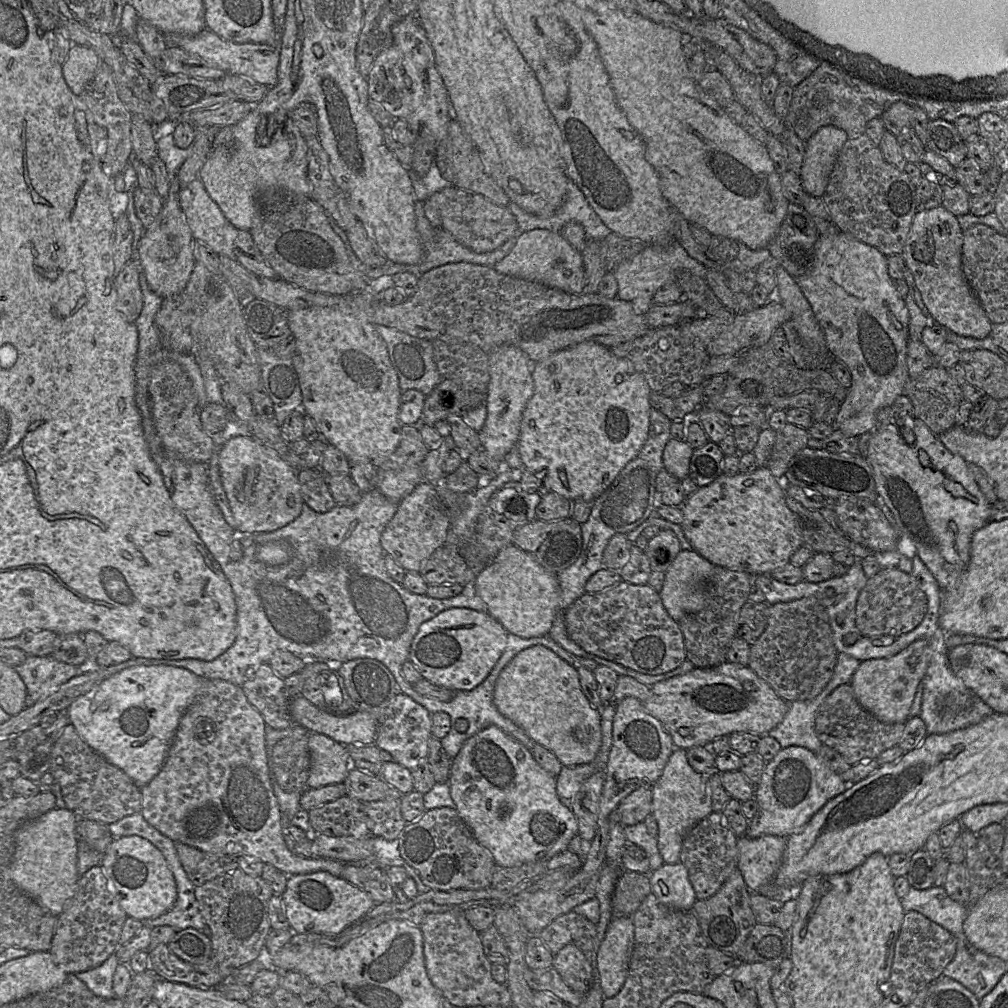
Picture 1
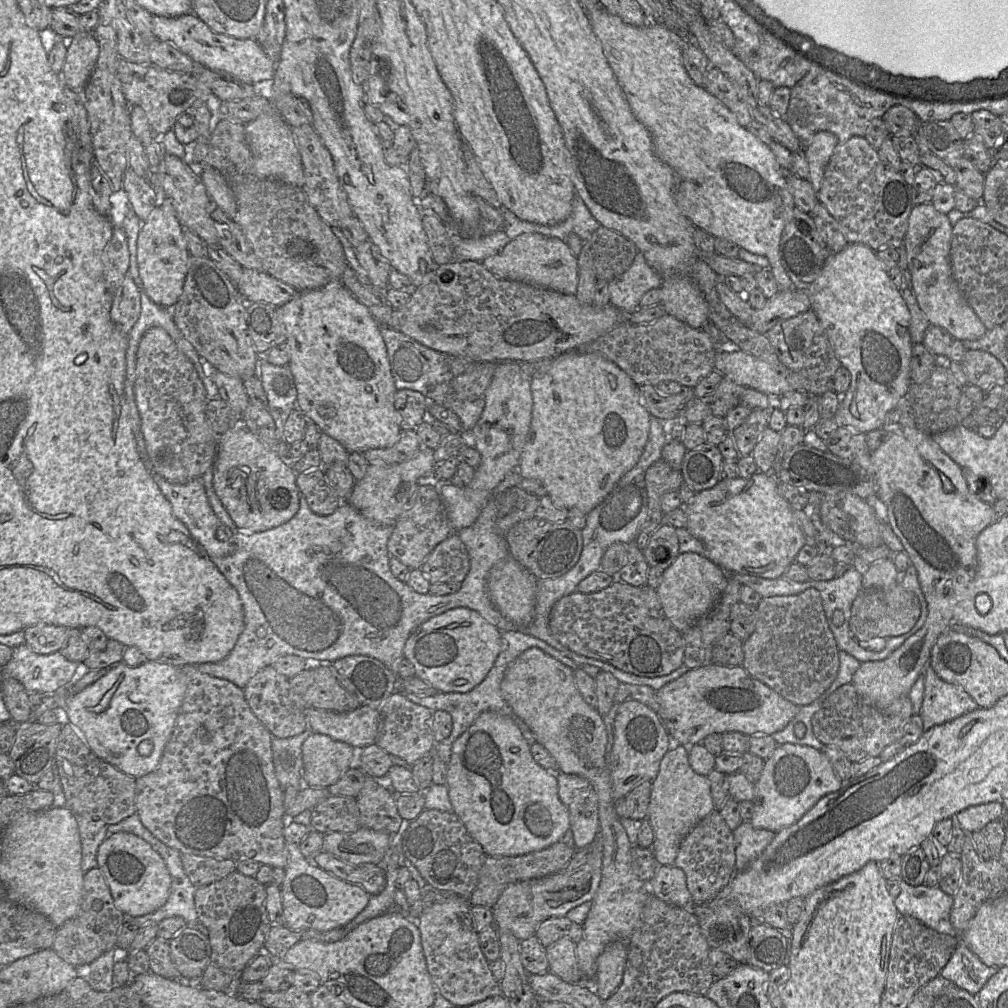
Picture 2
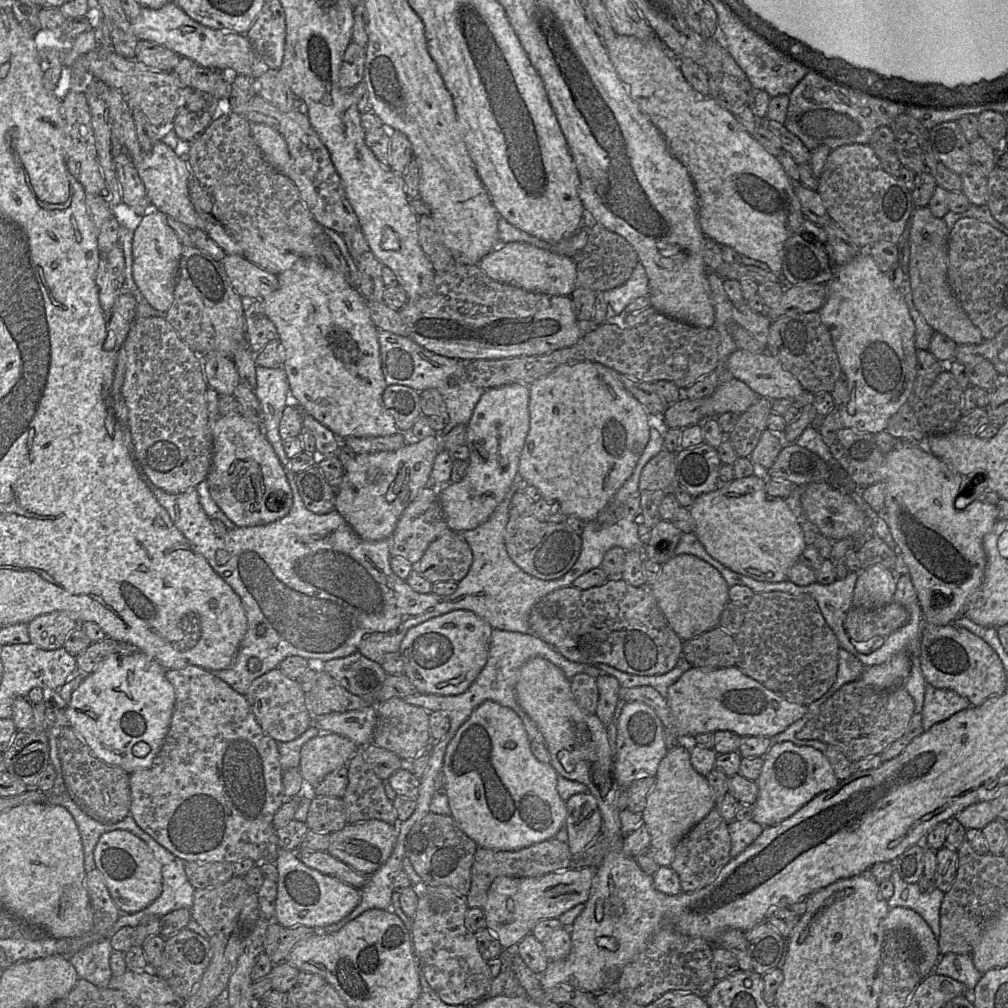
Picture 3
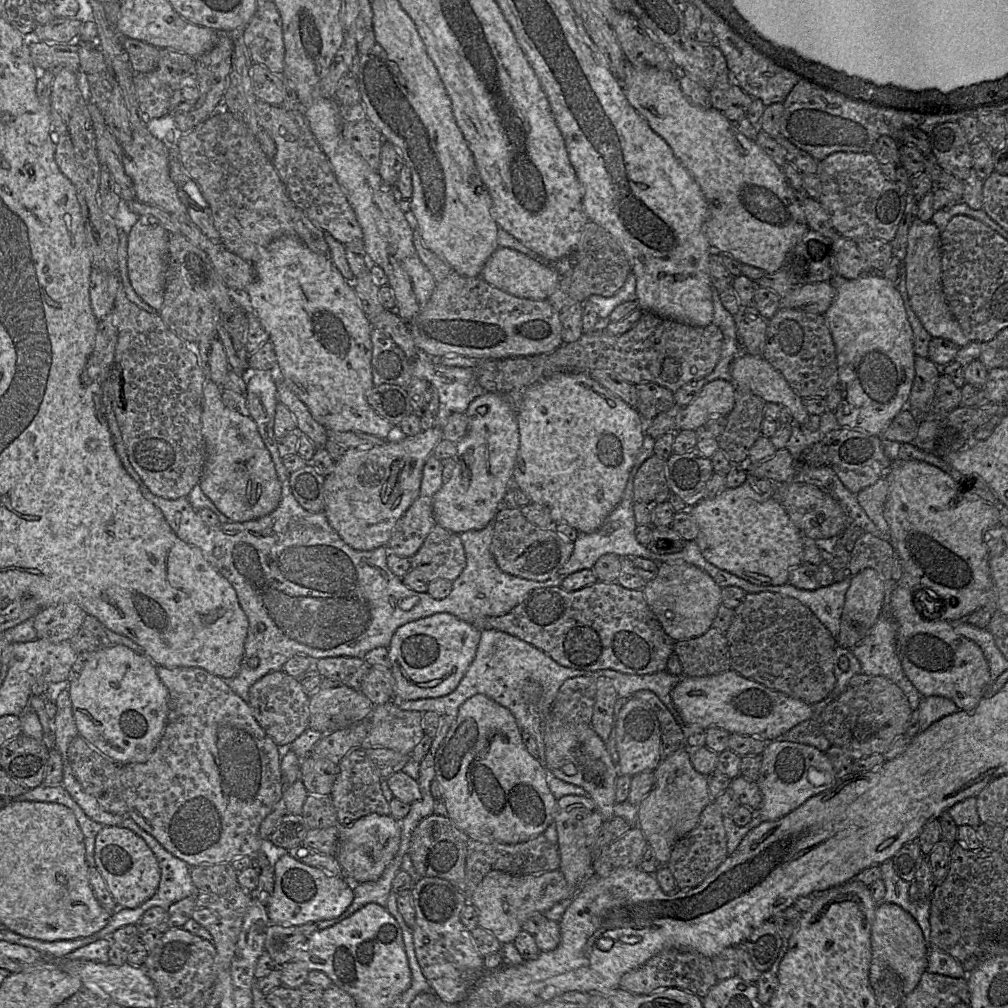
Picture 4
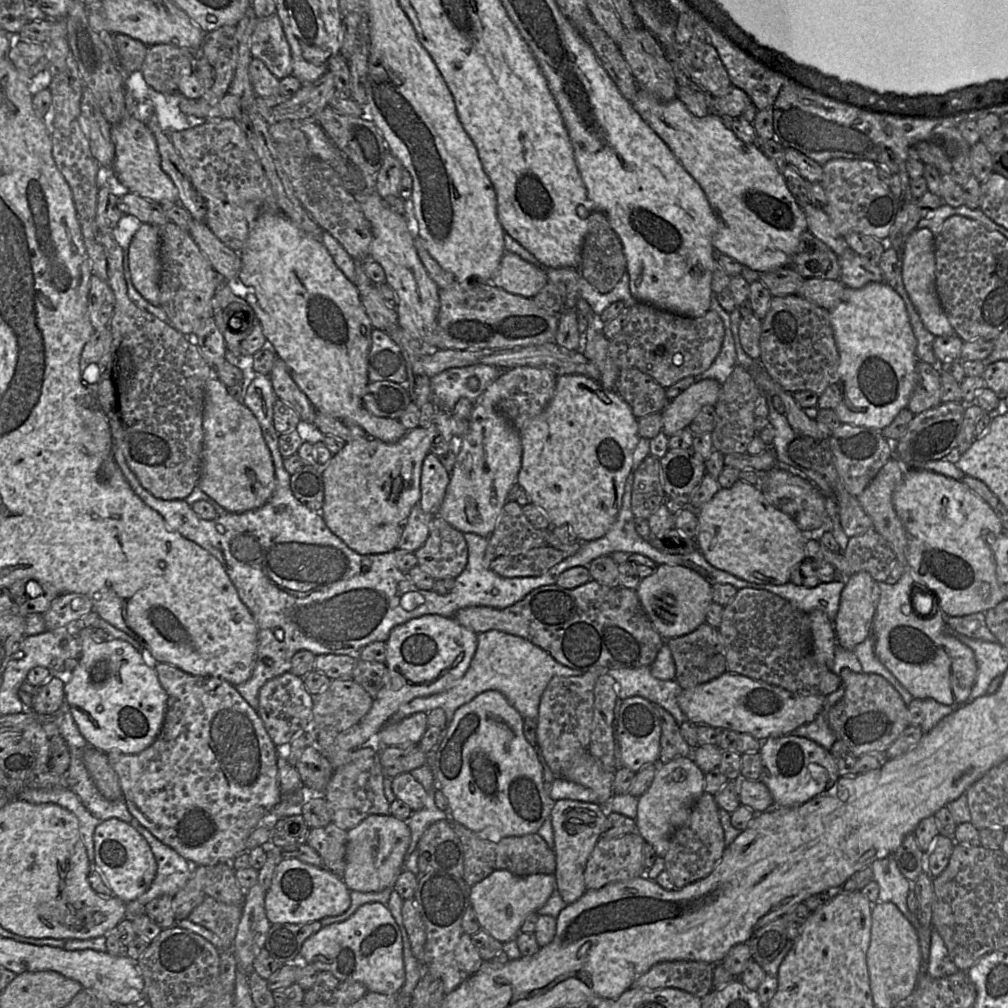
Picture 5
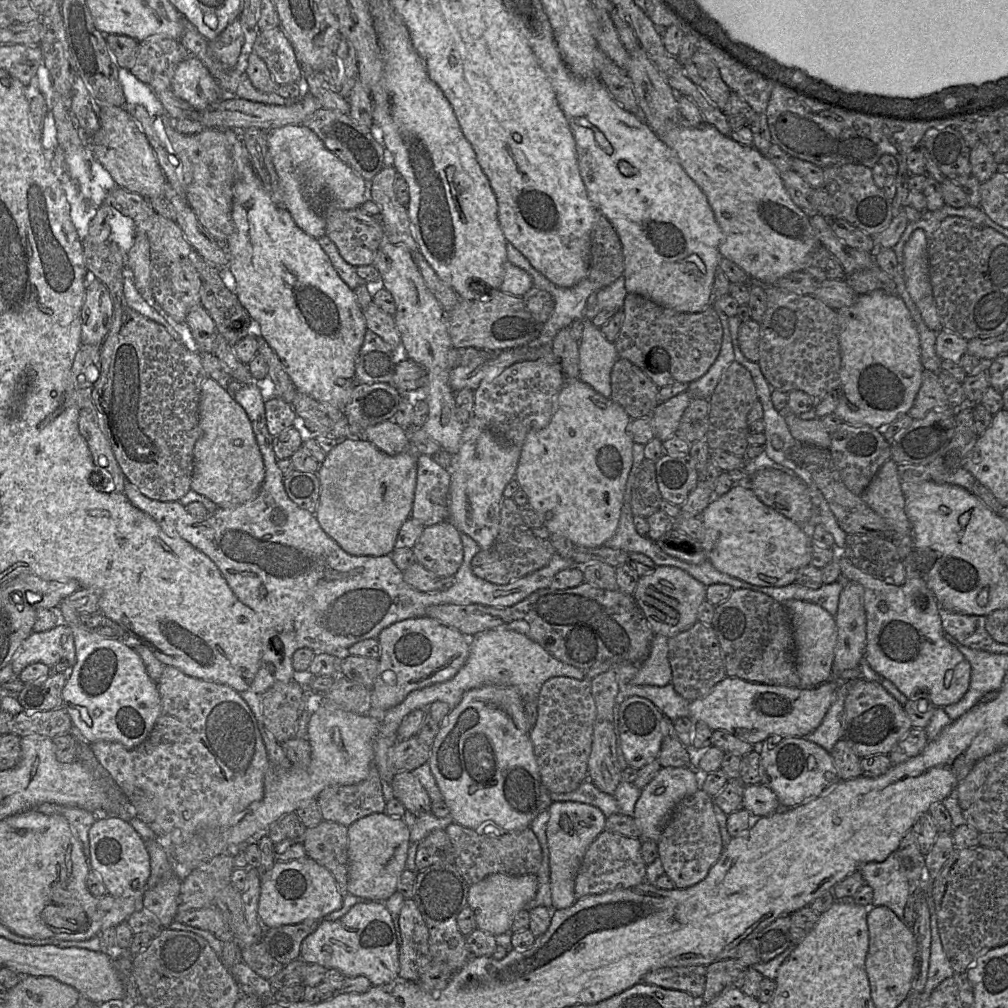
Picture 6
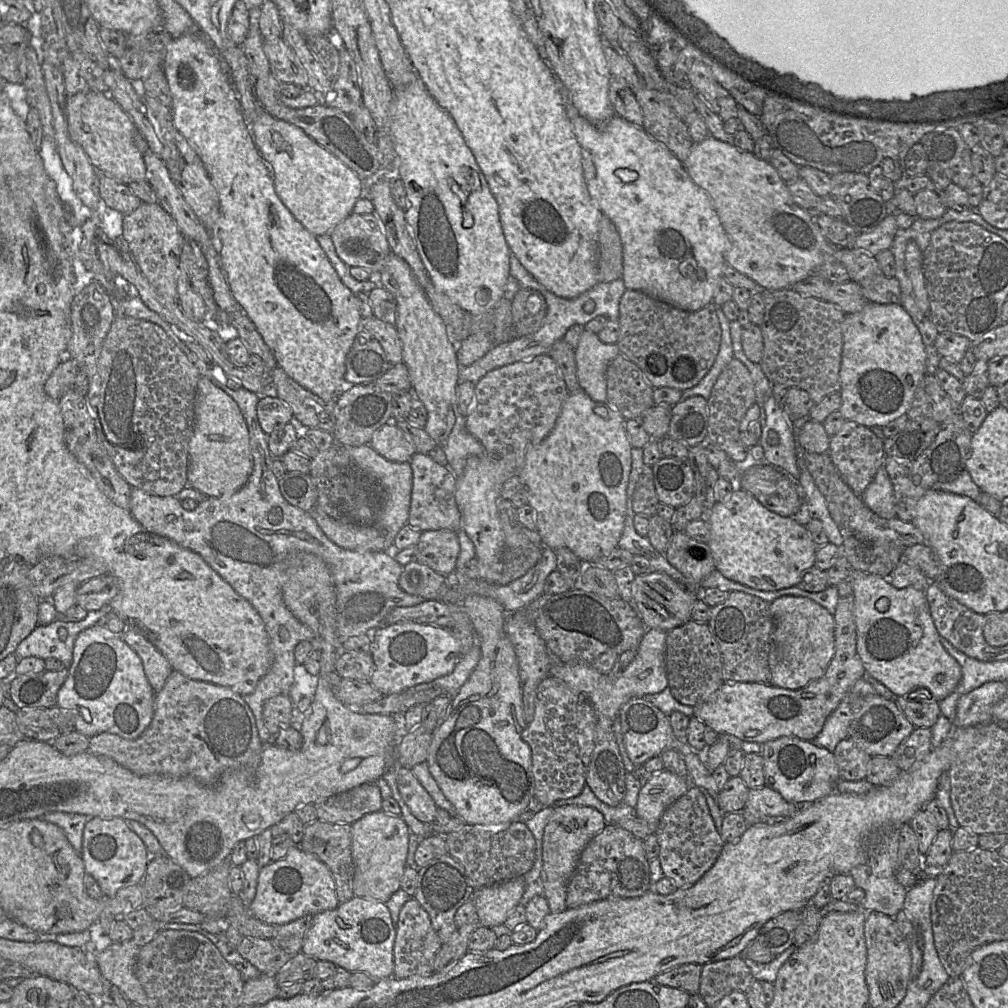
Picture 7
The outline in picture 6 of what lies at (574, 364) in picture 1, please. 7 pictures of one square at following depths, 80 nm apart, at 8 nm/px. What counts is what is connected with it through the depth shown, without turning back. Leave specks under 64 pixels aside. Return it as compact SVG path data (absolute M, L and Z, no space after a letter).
M564 377L563 386L557 396L556 408L549 423L544 428L531 431L526 436L520 449L520 458L515 472L515 480L518 482L520 489L526 494L528 504L530 504L538 514L543 527L545 527L550 534L563 536L569 539L573 545L587 548L604 546L604 543L615 534L623 505L625 485L632 467L632 447L634 443L628 432L628 424L630 420L631 418L627 415L624 409L610 398L600 395L579 378Z

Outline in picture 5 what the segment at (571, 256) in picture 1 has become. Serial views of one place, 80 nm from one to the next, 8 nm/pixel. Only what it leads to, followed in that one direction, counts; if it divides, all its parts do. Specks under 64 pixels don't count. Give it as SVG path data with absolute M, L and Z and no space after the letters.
M505 252L495 276L486 284L532 299L547 283L547 275L541 268L514 253Z

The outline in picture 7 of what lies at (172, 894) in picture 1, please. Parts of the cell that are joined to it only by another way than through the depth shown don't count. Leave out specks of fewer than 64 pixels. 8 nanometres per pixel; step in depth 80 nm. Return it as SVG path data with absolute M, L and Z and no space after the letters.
M90 817L83 830L80 855L86 873L97 881L103 896L108 897L114 897L123 888L141 884L150 860L143 841L118 817Z

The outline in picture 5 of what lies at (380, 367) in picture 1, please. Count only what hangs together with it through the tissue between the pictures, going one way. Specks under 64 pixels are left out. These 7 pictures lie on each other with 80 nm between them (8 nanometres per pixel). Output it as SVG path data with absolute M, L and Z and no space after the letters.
M281 211L263 212L253 222L248 238L241 251L238 253L241 258L241 269L236 279L246 287L247 294L245 296L245 301L252 308L256 318L260 322L263 334L267 339L267 346L269 346L276 356L284 362L290 376L300 390L306 395L315 410L360 426L370 438L390 444L398 442L407 433L406 428L399 420L374 416L362 405L361 394L365 386L370 383L367 374L367 360L371 347L371 332L373 326L365 312L356 285L350 282L341 270L339 270L324 245L319 240L302 232L281 213Z

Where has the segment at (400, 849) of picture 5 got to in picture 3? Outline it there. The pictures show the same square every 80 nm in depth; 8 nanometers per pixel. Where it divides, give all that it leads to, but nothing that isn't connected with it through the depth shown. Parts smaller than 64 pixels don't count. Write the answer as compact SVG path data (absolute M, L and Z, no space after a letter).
M371 819L347 824L343 829L330 833L328 853L365 875L375 873L391 856L398 836L398 825Z

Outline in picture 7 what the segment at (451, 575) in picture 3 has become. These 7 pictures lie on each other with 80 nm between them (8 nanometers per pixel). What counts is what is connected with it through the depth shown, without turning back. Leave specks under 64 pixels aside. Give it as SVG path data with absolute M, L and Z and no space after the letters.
M448 529L423 531L417 543L417 561L447 576L456 570L460 551L456 531Z

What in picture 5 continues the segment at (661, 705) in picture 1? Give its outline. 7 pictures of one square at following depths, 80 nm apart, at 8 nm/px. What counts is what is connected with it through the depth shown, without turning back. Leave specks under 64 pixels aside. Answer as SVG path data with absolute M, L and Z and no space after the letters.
M726 671L711 681L682 690L677 700L687 719L696 725L749 734L762 742L767 738L789 735L799 726L814 721L824 707L825 698L790 692Z

